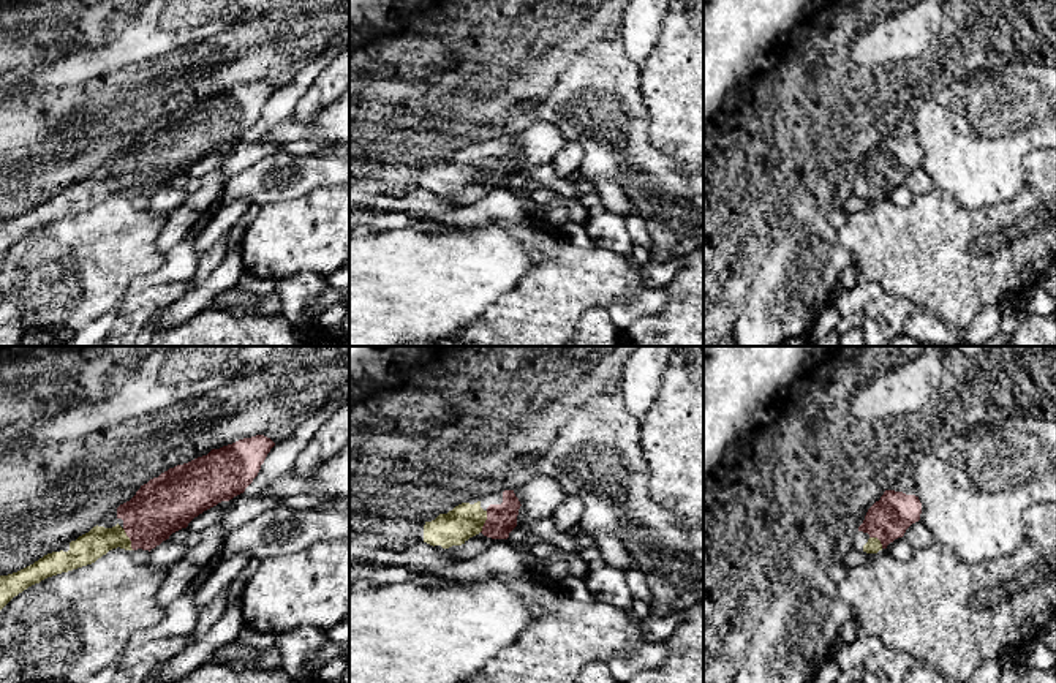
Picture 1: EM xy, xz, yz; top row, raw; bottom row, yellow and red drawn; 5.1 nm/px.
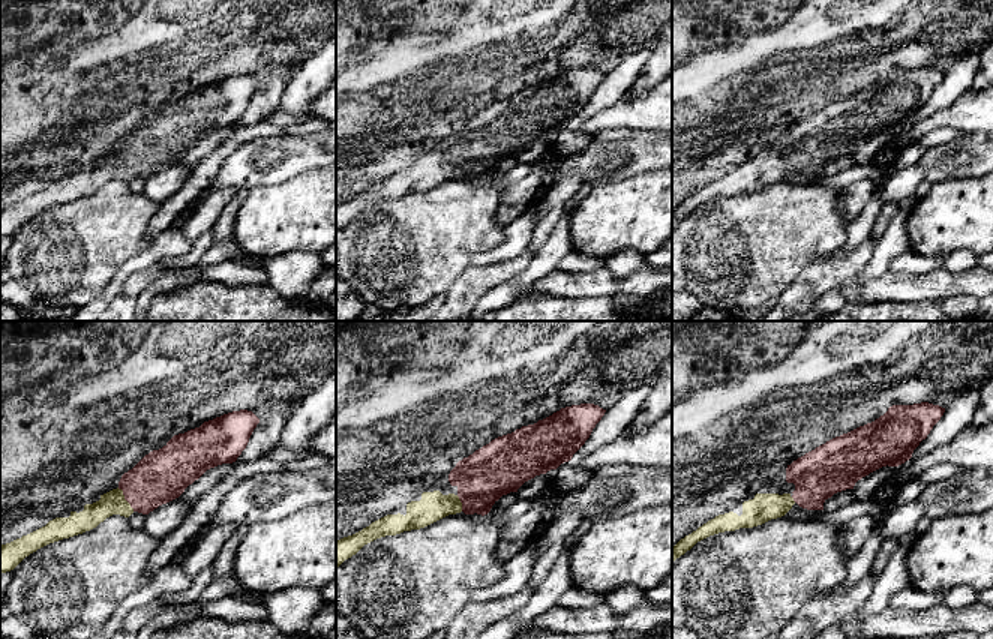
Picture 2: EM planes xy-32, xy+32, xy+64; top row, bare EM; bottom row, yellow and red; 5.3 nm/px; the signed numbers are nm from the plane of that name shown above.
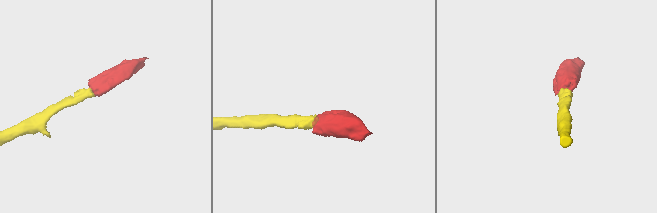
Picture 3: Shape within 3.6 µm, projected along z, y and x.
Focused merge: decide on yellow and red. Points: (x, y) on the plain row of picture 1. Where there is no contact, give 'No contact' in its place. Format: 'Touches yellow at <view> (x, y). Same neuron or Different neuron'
Touches yellow at xy (128, 185). Same neuron

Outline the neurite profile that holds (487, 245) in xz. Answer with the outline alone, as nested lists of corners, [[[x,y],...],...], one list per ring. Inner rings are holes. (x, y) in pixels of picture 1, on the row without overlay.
[[[496,220],[466,232],[427,236],[405,229],[349,229],[349,346],[435,345],[455,337],[514,289],[536,264]]]

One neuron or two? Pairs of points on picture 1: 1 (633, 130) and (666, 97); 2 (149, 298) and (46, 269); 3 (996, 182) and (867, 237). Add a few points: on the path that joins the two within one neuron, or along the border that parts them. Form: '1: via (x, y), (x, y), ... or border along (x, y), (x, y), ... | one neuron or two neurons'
1: border along (645, 113), (647, 138), (661, 150) | two neurons
2: border along (127, 296), (116, 307) | two neurons
3: border along (936, 187), (949, 192), (965, 207), (991, 206) | two neurons

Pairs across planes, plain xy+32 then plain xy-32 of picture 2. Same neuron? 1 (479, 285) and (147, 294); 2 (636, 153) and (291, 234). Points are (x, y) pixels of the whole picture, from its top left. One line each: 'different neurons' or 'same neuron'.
1: different neurons
2: different neurons

